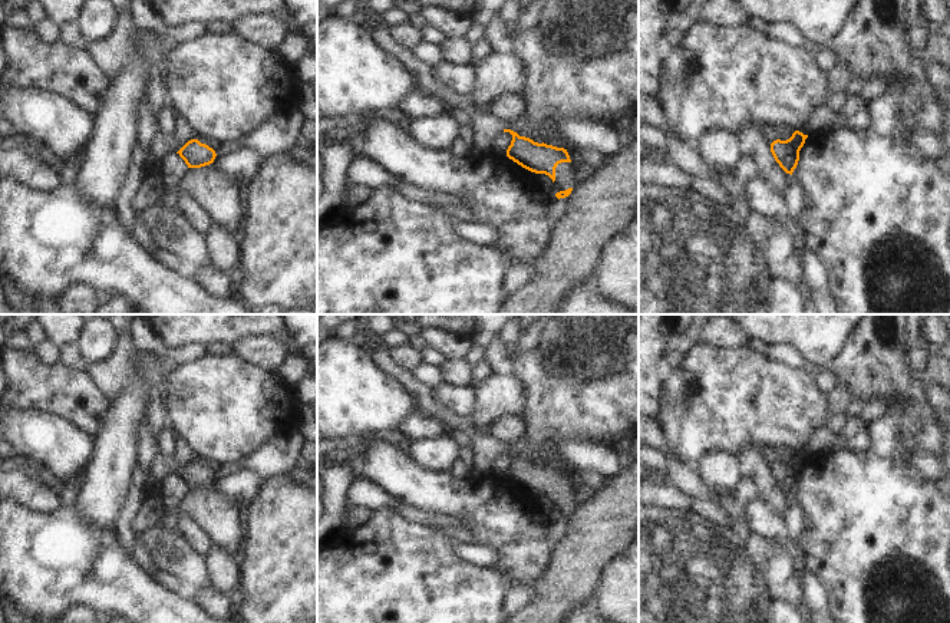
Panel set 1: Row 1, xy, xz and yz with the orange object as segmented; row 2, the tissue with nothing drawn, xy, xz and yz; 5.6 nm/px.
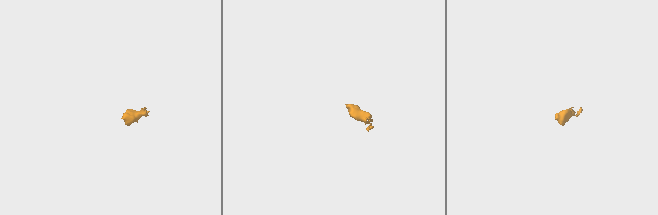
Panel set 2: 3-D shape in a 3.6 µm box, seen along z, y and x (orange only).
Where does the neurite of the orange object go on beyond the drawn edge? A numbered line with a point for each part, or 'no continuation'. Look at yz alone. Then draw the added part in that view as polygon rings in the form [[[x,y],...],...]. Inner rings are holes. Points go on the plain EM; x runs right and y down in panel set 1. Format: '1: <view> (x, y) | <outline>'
no continuation

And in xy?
no continuation

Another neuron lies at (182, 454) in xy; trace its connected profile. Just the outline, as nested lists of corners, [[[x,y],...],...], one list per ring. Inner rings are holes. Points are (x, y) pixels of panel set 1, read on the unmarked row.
[[[166,418],[166,428],[172,431],[175,438],[175,448],[174,448],[174,459],[178,464],[178,472],[191,461],[198,461],[201,465],[208,467],[214,472],[220,468],[218,461],[204,461],[197,456],[197,454],[185,444],[182,438],[179,438],[172,426],[169,425],[169,421]]]

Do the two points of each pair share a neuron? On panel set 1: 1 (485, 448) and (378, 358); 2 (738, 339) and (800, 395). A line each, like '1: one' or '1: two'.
1: one
2: two

